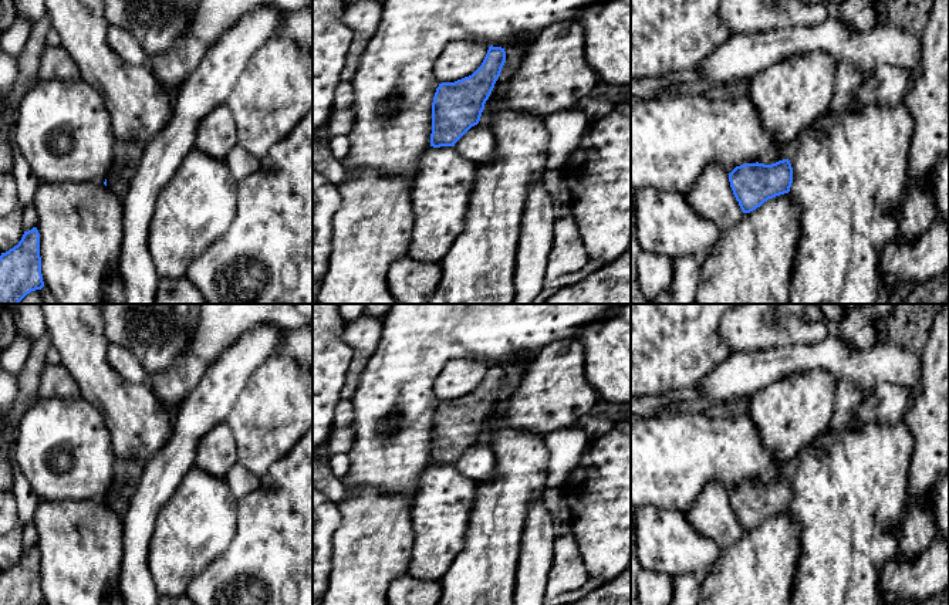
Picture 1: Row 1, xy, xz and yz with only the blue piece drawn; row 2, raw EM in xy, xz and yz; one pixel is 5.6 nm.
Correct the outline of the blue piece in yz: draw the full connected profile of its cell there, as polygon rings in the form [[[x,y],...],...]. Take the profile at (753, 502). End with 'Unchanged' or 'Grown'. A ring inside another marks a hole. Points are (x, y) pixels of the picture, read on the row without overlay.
[[[788,477],[771,483],[744,481],[729,491],[730,506],[743,531],[750,531],[769,517],[790,510],[793,486]]]. Unchanged

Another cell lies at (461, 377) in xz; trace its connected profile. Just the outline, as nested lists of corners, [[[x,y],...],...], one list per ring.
[[[452,359],[435,379],[433,392],[439,402],[455,400],[472,393],[483,381],[490,362],[484,359]]]

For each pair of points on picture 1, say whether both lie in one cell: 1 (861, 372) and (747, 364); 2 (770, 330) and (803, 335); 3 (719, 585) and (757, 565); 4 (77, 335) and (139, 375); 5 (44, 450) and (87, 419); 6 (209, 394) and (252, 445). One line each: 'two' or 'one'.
1: one
2: one
3: one
4: two
5: one
6: two

